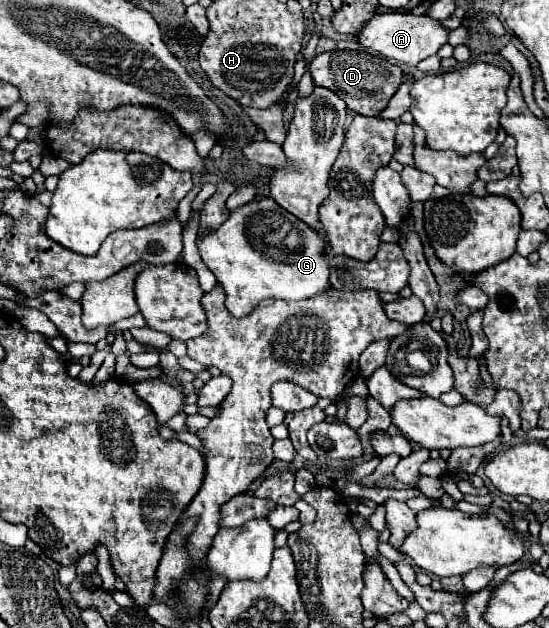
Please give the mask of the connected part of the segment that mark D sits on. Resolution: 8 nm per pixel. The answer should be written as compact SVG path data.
M325 51L311 61L309 69L315 85L335 91L349 109L369 117L379 115L403 83L403 71L397 65L367 51Z

